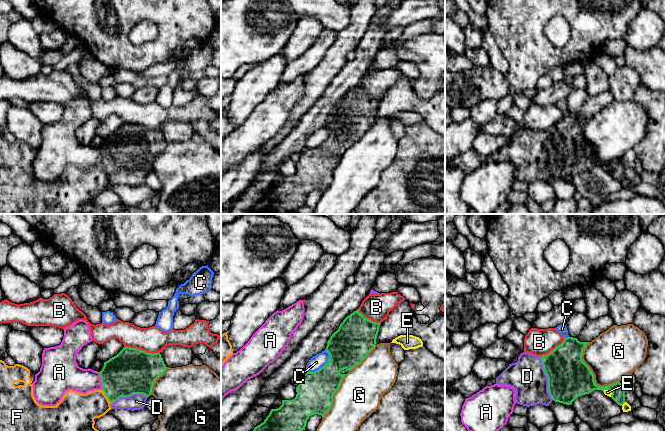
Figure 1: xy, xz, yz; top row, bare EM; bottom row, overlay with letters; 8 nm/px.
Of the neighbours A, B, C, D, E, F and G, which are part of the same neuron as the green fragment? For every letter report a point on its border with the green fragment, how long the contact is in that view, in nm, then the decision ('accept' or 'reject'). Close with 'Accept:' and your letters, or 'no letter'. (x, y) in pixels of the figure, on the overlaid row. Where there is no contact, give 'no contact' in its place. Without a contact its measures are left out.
A: meets green in xy at (101, 381); contact 150 nm long; reject
B: meets green in xy at (142, 350); contact 300 nm long; reject
C: meets green in xz at (323, 366); contact 240 nm long; reject
D: meets green in yz at (547, 377); contact 360 nm long; accept
E: meets green in yz at (623, 403); contact 50 nm long; reject
F: meets green in xy at (106, 396); contact 140 nm long; reject
G: meets green in yz at (593, 375); contact 420 nm long; reject
Accept: D

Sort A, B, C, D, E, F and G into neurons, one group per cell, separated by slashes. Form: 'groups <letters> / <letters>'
groups A / B / C / D / E / F / G

